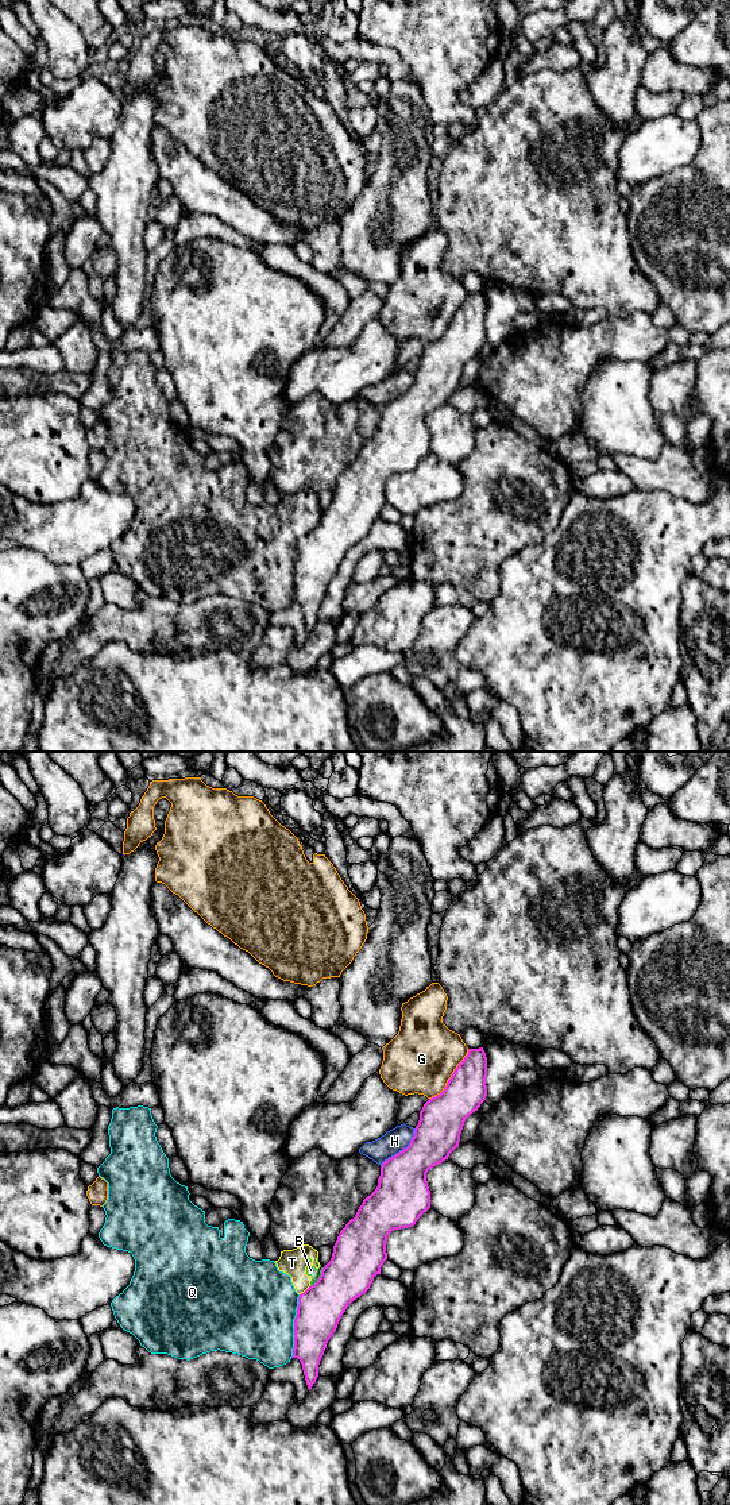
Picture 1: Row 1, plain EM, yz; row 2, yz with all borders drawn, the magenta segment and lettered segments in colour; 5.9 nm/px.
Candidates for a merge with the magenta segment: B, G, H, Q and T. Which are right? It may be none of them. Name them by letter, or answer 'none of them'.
none of them

